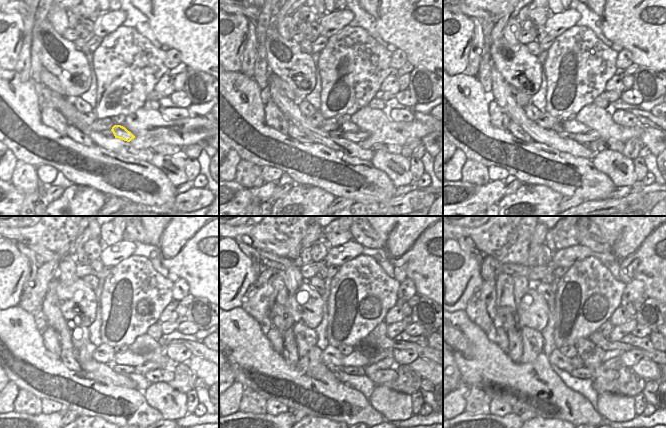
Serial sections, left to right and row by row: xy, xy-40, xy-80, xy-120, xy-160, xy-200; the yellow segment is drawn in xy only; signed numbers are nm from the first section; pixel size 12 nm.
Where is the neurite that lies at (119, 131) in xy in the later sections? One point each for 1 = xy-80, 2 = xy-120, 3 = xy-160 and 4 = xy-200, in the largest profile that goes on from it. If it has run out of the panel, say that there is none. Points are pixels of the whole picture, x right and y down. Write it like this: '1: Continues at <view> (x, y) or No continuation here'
1: Continues at xy-80 (591, 139)
2: Continues at xy-120 (157, 360)
3: Continues at xy-160 (387, 363)
4: Continues at xy-200 (616, 363)

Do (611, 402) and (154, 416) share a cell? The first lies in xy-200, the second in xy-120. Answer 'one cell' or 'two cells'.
two cells

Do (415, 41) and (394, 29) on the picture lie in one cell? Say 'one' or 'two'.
one

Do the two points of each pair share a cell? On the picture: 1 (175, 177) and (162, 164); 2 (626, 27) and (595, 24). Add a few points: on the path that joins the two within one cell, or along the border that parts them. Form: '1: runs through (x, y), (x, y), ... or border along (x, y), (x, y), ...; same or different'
1: runs through (176, 172), (167, 164); same
2: border along (590, 10), (598, 16), (604, 36); different

